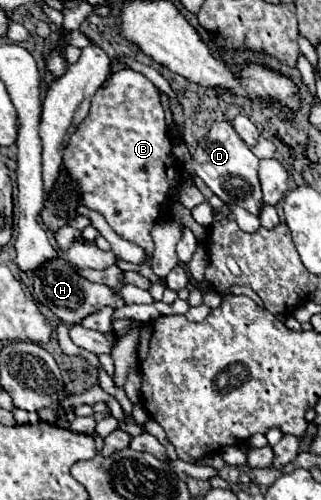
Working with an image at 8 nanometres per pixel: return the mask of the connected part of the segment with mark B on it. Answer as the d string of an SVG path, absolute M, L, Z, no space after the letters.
M116 71L96 91L92 111L64 149L64 167L80 187L82 205L102 213L120 237L152 255L150 229L170 203L168 191L180 187L182 177L180 163L172 155L160 91L142 73Z

